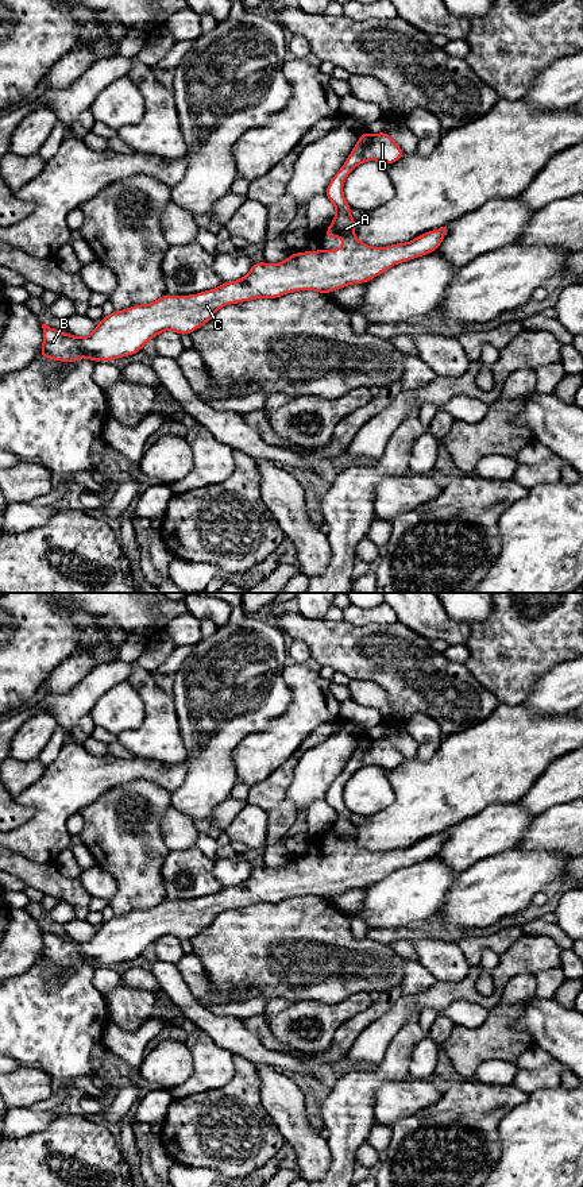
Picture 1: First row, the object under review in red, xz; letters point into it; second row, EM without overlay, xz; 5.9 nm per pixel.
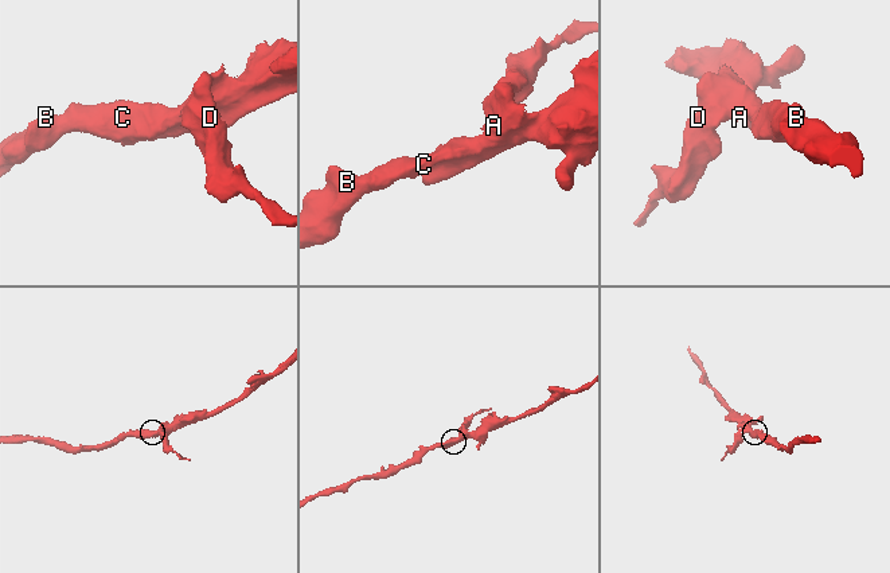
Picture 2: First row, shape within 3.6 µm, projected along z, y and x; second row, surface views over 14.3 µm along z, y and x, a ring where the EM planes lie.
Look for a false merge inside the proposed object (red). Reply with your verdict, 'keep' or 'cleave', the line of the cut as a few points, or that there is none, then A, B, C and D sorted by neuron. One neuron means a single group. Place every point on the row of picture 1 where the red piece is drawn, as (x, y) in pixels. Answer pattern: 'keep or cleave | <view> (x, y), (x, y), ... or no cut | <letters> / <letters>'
keep | no cut | A B C D

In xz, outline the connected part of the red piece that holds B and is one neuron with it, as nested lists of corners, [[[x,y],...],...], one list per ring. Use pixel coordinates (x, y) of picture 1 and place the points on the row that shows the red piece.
[[[385,130],[381,134],[363,131],[344,165],[327,186],[325,196],[336,207],[336,216],[327,228],[327,239],[343,238],[344,246],[336,250],[292,253],[281,263],[256,262],[240,280],[223,282],[219,288],[198,294],[163,294],[150,304],[139,304],[104,316],[93,332],[85,338],[63,334],[42,324],[43,344],[39,357],[61,362],[76,362],[80,357],[89,361],[112,361],[140,351],[162,331],[188,335],[206,324],[213,315],[228,304],[255,298],[278,298],[298,290],[331,294],[332,290],[352,284],[368,282],[397,263],[439,248],[447,235],[447,226],[428,231],[408,243],[371,247],[359,242],[351,217],[351,207],[343,194],[348,174],[366,161],[383,165],[399,161],[405,153]]]

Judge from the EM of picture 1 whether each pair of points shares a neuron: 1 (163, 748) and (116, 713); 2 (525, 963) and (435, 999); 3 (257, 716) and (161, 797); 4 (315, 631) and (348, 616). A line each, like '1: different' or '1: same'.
1: different
2: same
3: different
4: different

